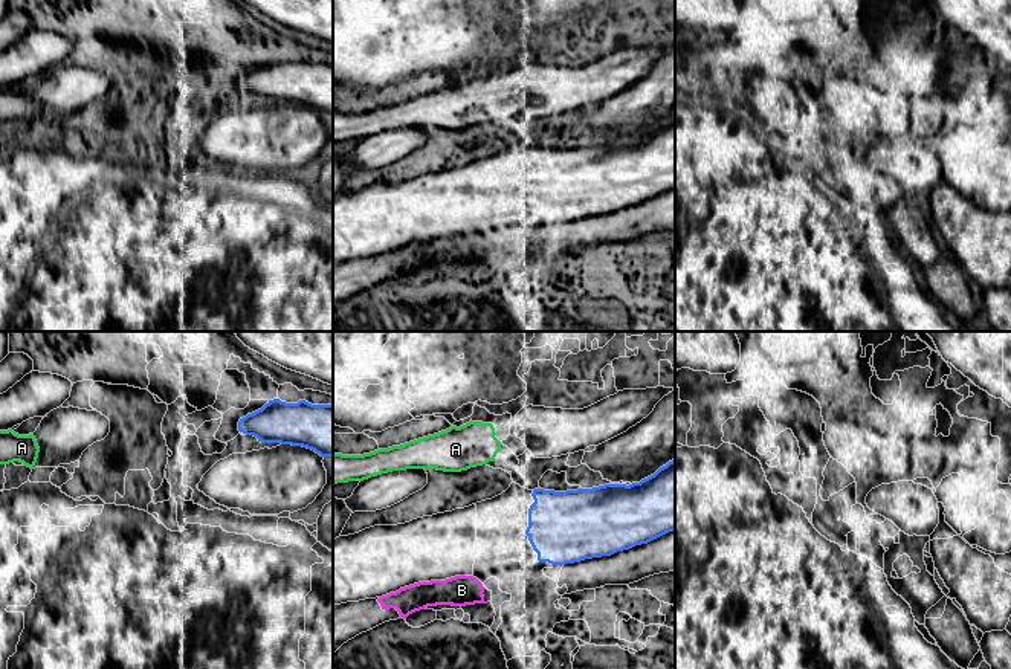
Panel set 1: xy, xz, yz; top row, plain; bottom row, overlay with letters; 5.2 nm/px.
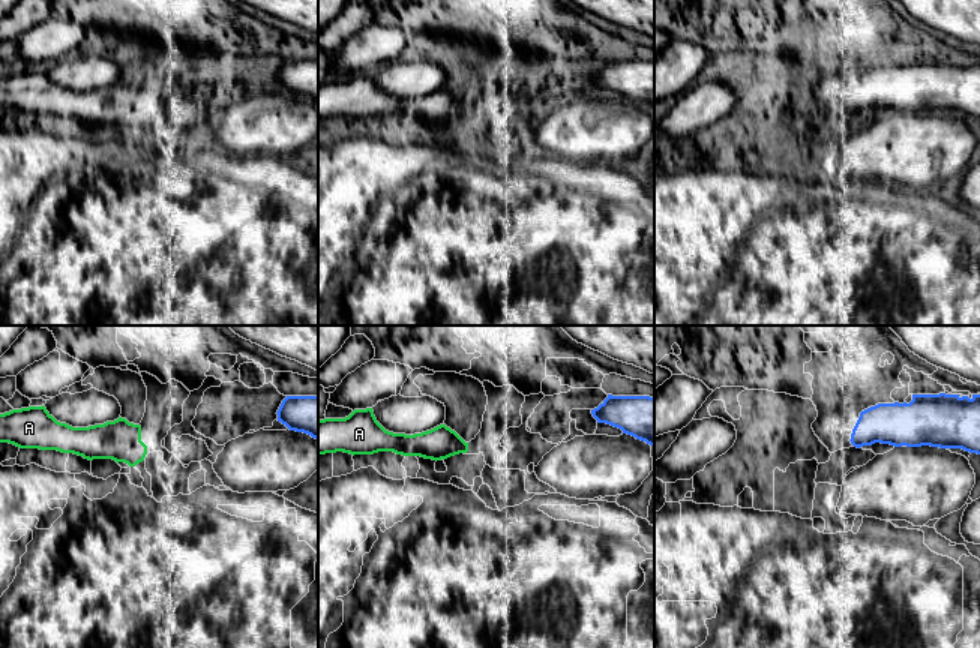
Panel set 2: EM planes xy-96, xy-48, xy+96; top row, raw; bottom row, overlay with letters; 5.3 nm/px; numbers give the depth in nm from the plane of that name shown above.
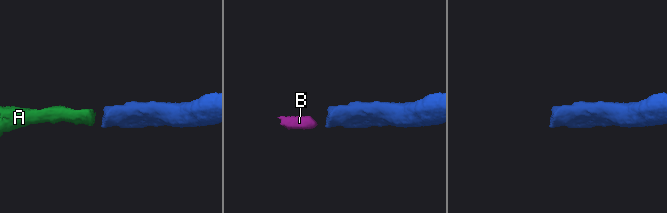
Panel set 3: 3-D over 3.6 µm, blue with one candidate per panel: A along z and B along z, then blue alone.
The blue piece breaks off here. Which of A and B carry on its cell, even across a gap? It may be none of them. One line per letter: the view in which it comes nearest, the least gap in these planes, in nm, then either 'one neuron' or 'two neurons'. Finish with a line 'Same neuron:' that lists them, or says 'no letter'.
A: xz | 260 nm | two neurons
B: xz | 320 nm | two neurons
Same neuron: no letter

